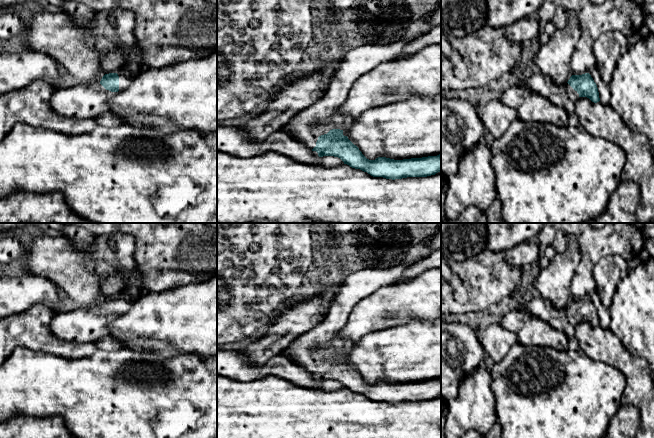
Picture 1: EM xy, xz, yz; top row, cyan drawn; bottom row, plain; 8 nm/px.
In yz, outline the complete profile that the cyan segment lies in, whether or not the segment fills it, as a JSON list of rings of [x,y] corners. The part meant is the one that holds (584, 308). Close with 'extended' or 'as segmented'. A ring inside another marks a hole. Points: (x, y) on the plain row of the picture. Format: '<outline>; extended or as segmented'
[[[528,295],[519,309],[564,332],[568,339],[575,337],[575,327],[580,321],[587,321],[594,327],[600,325],[597,309],[589,297],[572,299],[567,307],[556,309],[544,298]]]; extended

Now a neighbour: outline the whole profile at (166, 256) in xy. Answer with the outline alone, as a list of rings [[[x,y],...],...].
[[[62,223],[84,228],[96,236],[110,233],[131,235],[135,240],[133,253],[138,274],[142,280],[143,292],[162,292],[189,283],[200,283],[217,275],[217,229],[204,223]]]

